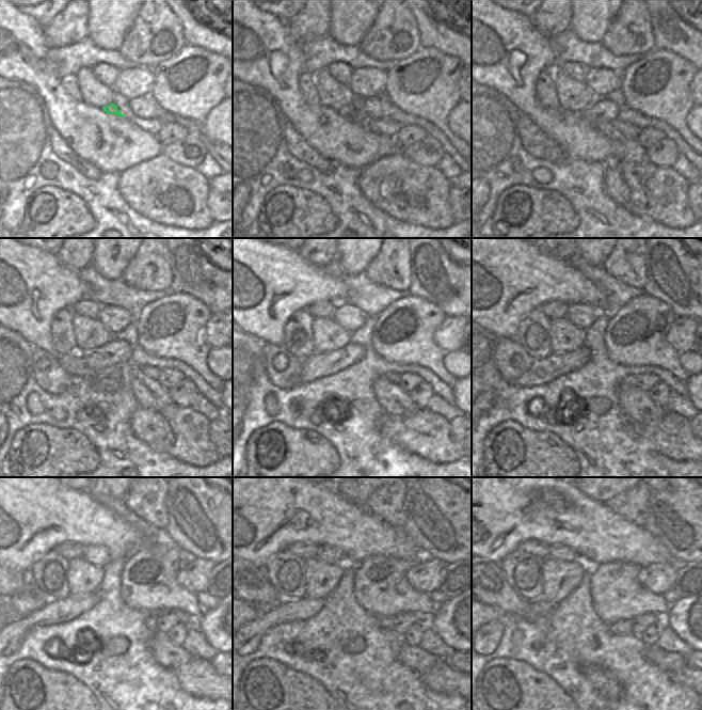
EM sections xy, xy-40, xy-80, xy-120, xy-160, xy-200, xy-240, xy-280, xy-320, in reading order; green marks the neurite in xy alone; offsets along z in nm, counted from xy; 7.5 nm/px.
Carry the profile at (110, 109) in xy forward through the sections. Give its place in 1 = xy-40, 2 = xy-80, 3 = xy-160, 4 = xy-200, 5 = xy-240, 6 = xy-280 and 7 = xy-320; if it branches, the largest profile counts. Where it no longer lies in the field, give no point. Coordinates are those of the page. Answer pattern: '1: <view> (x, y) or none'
1: xy-40 (362, 120)
2: xy-80 (623, 150)
3: xy-160 (394, 400)
4: xy-200 (636, 404)
5: xy-240 (170, 656)
6: xy-280 (415, 658)
7: xy-320 (667, 662)

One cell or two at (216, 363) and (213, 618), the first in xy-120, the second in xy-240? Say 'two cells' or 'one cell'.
two cells

